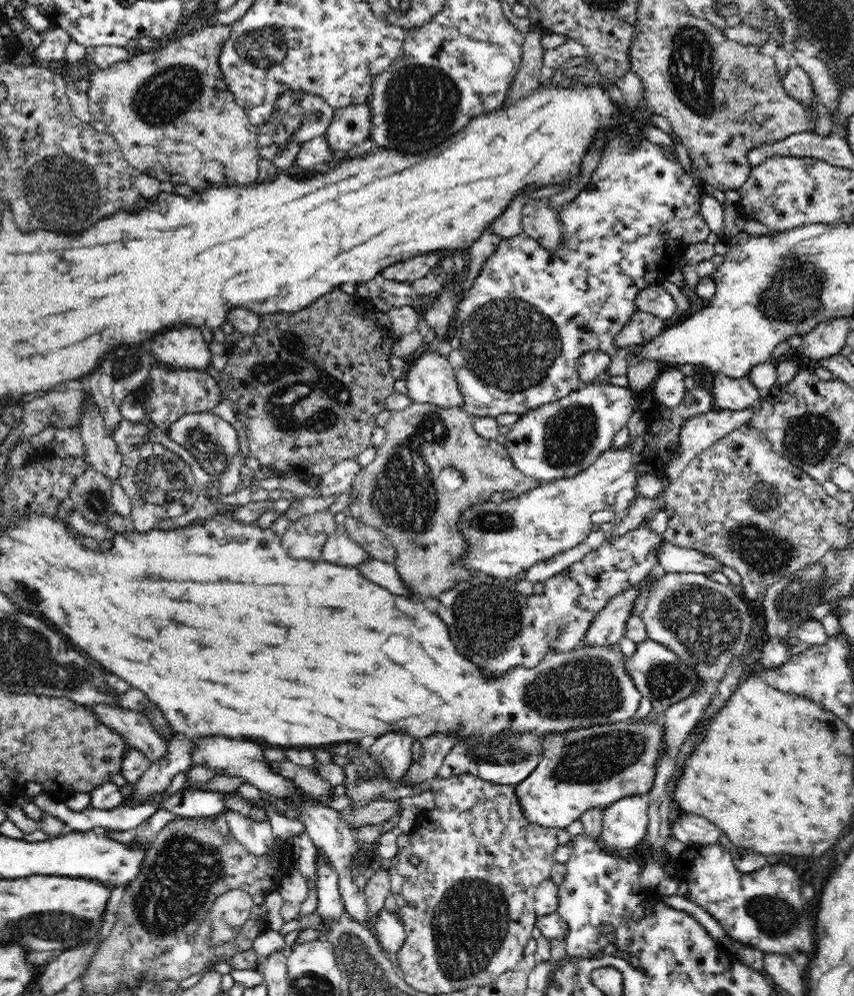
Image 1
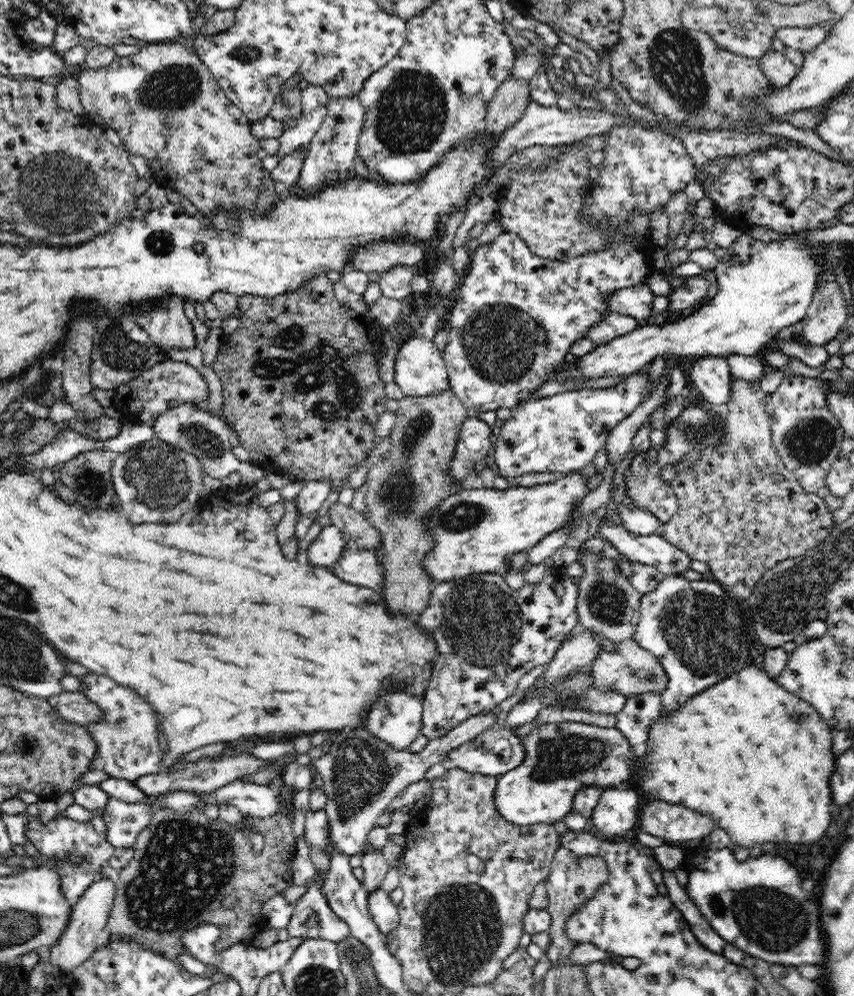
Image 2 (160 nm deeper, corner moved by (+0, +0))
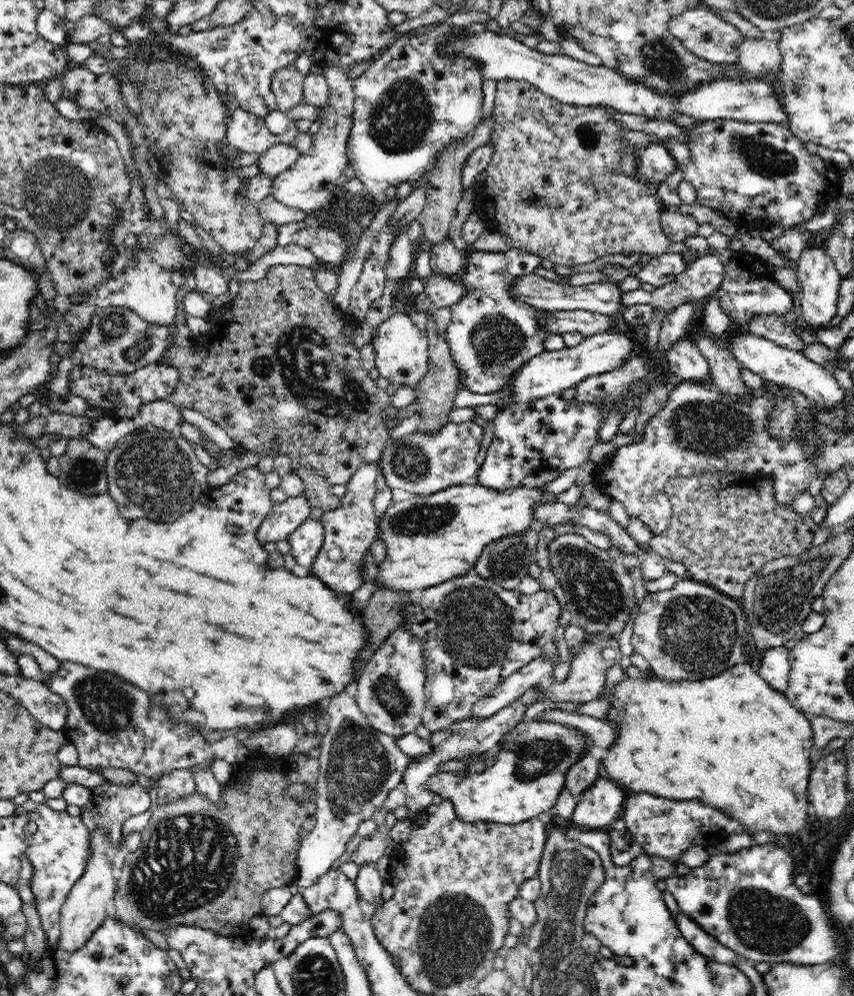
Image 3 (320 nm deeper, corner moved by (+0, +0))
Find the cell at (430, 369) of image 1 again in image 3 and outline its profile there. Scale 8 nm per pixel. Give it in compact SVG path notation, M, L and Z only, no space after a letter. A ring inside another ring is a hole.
M393 313L392 316L380 323L375 334L372 335L370 343L375 350L376 369L378 369L380 377L388 379L396 386L399 384L414 389L420 384L420 380L424 380L424 376L430 370L431 362L428 359L430 341L425 332L414 326L414 322L406 314Z

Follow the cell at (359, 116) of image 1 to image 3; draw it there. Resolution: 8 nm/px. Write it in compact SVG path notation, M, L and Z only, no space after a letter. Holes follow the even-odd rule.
M324 67L323 75L329 86L329 102L324 106L323 117L318 132L313 136L312 144L288 170L277 174L273 180L271 194L288 206L311 213L331 203L332 191L338 184L338 178L349 170L346 143L353 125L353 104L355 94L352 83L338 67Z

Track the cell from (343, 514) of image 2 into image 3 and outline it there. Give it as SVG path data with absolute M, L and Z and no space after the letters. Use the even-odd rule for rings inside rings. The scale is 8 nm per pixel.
M298 467L292 470L304 483L304 497L312 507L321 508L325 511L340 508L340 498L334 496L328 481L316 471L316 469L306 469Z

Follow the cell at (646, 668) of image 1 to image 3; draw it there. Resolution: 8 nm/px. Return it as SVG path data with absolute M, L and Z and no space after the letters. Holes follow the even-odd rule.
M598 638L592 645L587 645L575 653L571 661L571 668L567 678L563 682L554 679L543 688L543 698L552 702L584 703L590 700L602 699L604 694L605 672L613 664L618 664L623 656L618 647L617 638Z

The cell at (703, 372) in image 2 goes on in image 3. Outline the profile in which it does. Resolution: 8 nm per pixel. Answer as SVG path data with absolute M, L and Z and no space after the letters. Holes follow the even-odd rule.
M688 338L678 339L665 352L668 371L681 380L712 386L712 371L703 353Z

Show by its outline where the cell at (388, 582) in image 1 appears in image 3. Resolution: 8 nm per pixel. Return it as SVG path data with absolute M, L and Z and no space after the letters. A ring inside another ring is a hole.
M376 463L360 465L345 484L346 494L340 498L340 508L323 512L323 546L311 564L310 576L318 576L328 588L336 592L351 594L363 582L363 560L377 538L377 524L374 520L374 499L376 498Z

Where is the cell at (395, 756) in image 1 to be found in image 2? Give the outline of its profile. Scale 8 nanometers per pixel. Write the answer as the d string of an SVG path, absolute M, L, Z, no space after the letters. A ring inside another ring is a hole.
M409 689L406 692L390 692L388 696L384 696L384 700L380 700L380 704L376 704L376 708L372 708L372 712L368 712L364 726L376 738L384 740L389 746L402 751L408 749L410 743L420 736L422 718L423 700L418 695L410 694Z

